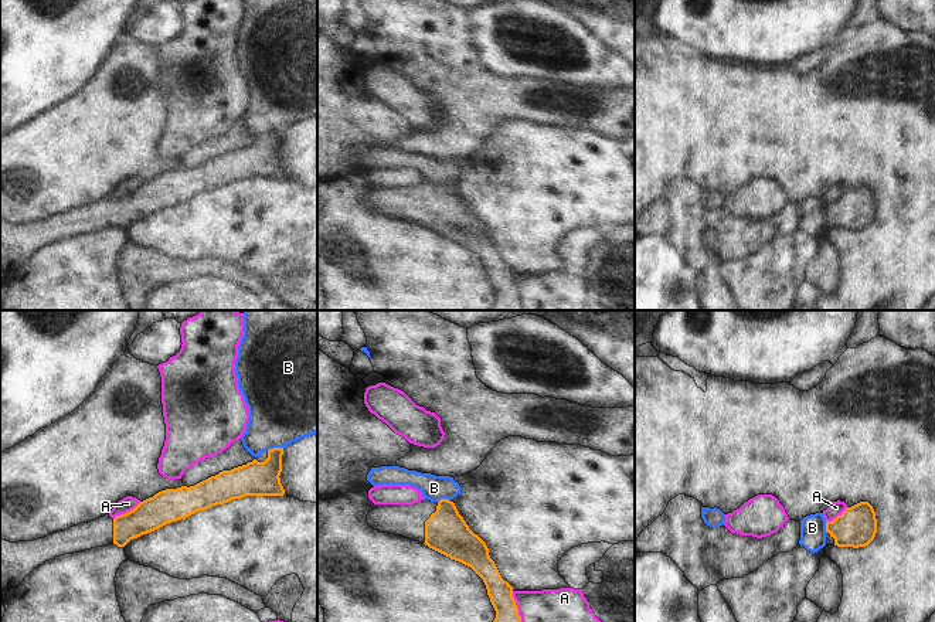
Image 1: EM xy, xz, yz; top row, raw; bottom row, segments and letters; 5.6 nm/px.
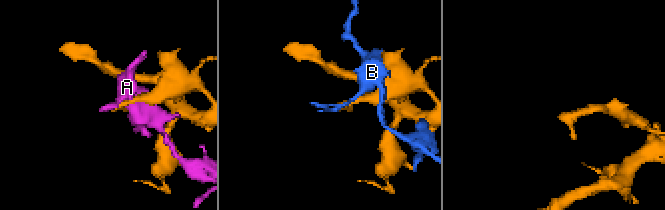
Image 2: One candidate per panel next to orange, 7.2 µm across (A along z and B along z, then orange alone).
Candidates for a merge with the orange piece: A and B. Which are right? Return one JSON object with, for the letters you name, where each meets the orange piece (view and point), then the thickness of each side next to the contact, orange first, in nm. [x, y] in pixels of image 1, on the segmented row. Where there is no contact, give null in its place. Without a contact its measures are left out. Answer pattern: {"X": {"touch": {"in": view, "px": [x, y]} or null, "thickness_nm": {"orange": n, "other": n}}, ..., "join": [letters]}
{"join": []}

